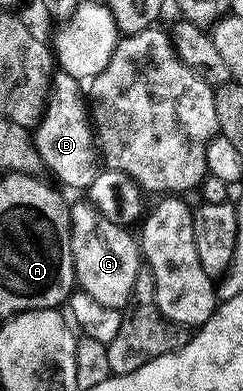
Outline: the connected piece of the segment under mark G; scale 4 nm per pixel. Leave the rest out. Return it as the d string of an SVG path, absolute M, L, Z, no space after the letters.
M82 202L70 206L74 281L77 289L92 296L92 300L97 300L108 308L122 310L131 305L136 288L136 276L144 268L139 239L135 235L133 238L127 227L118 226L103 214L99 214L93 206Z

